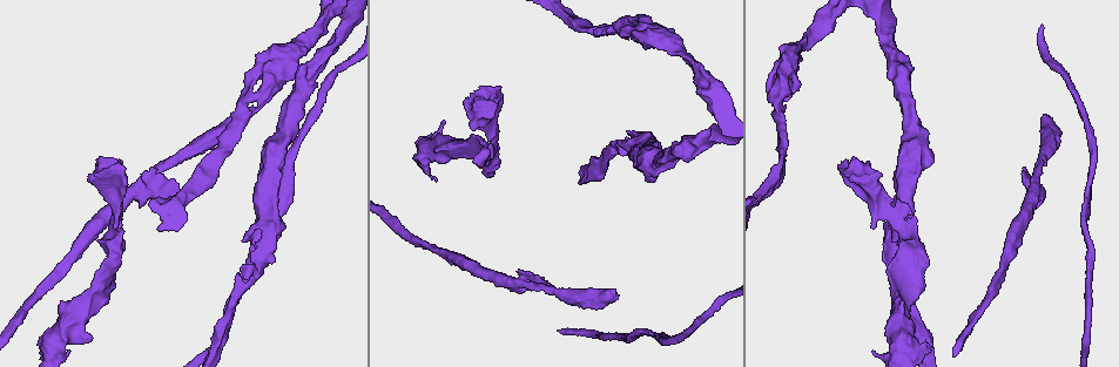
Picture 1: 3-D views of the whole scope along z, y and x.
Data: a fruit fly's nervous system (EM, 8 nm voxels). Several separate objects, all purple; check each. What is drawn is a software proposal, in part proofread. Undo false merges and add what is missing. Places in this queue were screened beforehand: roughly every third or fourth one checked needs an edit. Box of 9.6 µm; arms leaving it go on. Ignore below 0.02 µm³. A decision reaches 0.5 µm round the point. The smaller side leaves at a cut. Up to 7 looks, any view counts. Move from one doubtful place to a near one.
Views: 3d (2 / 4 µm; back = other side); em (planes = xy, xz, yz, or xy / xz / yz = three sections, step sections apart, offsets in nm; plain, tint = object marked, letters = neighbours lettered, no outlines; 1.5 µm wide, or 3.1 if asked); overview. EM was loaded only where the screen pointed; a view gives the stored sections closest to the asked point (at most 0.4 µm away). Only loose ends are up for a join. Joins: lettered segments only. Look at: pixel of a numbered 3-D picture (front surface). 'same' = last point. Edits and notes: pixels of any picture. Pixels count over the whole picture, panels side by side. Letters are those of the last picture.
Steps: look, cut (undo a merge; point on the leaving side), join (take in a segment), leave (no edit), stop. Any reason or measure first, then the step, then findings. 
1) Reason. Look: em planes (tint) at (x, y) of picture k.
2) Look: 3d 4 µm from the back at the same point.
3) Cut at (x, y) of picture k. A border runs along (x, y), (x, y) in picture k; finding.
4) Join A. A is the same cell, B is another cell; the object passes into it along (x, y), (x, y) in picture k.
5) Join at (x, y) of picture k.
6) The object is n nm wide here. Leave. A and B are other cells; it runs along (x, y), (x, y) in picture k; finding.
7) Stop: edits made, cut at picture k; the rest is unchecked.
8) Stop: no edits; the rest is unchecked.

Arms run side by side. Look: 3d 2 µm at (288, 67) of picture 1.

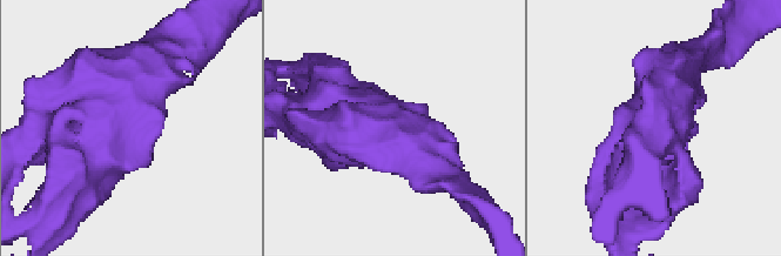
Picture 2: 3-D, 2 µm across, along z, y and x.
4 arms meet here; shape alone is not enough. Look: em xy step 4 (tint) at (392, 117) of picture 2.

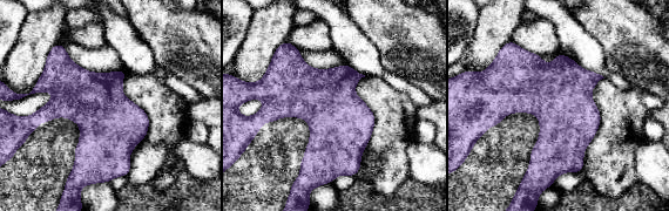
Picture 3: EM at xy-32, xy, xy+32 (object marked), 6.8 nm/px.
Look: em planes (letters) at the same point.

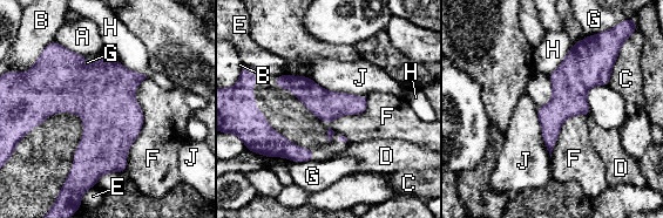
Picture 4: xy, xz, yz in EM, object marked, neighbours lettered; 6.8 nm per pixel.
The object is 200 nm wide here. Leave. A, B, C, D, E, F, G, H and J are other cells; it runs along (588, 50), (550, 117), (549, 147) in picture 4; all the same cell.

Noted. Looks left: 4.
Free end. Look: em yz step 8 (tint) at (124, 169) of picture 1.

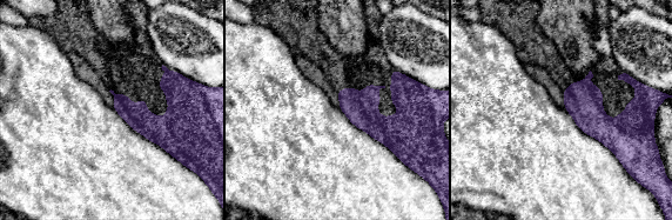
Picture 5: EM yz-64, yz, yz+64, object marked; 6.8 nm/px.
Look: em yz step 8 (letters) at the same point.

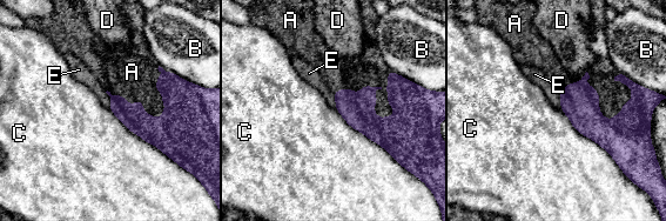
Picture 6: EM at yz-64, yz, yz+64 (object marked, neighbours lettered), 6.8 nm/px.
Join A. A is the same cell, B, C, D and E are other cells; the object passes into it along (580, 102), (598, 98), (601, 73) in picture 6; the cell continues.

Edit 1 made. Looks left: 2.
Stop: edits made, join at picture 6; the rest is unchecked.

